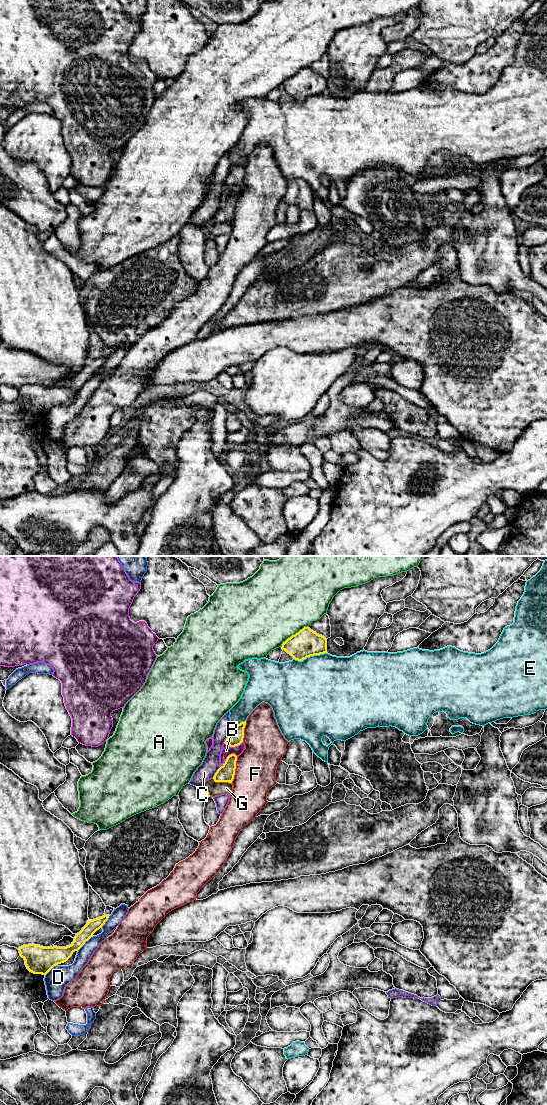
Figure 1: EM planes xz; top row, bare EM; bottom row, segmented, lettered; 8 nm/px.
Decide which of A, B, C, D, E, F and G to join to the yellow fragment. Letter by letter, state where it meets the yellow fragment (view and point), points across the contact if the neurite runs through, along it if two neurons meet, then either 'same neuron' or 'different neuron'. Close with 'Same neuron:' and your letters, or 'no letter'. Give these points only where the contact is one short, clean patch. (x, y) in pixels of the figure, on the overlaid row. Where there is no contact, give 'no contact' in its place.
A: xz (295, 634) | different neuron
B: xz (227, 758) | different neuron
C: xz (227, 736) | different neuron
D: xz (84, 943) | different neuron
E: xz (310, 655) | different neuron
F: xz (235, 768) | different neuron
G: xz (222, 781) | along xz (212, 778), (215, 781), (228, 781), (231, 783) | different neuron
Same neuron: no letter

